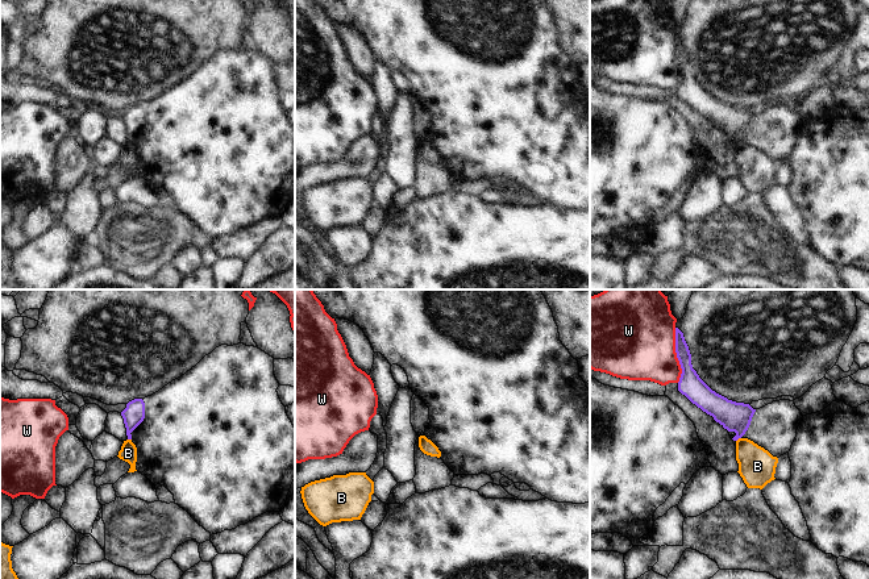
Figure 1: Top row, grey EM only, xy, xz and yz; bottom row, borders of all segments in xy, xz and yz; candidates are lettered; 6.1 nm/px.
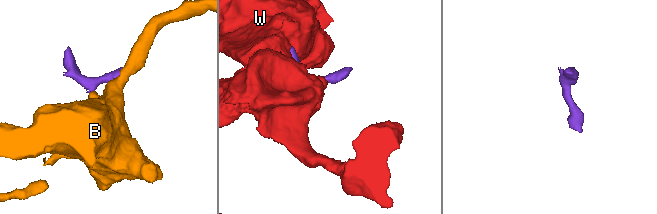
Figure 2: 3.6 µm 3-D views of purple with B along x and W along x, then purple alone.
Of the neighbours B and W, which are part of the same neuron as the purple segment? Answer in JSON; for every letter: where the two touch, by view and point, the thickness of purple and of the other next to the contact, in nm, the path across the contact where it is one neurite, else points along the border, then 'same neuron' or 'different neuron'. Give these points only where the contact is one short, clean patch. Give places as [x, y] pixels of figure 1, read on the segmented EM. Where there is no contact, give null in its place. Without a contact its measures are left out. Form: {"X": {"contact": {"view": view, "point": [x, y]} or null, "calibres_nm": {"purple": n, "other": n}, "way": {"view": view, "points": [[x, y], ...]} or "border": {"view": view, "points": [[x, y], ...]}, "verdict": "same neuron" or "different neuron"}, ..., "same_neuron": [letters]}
{"B": {"contact": {"view": "yz", "point": [737, 438]}, "calibres_nm": {"purple": 180, "other": 220}, "border": {"view": "yz", "points": [[740, 437], [736, 441]]}, "verdict": "different neuron"}, "W": {"contact": {"view": "yz", "point": [677, 355]}, "calibres_nm": {"purple": 150, "other": 440}, "verdict": "different neuron"}, "same_neuron": []}

